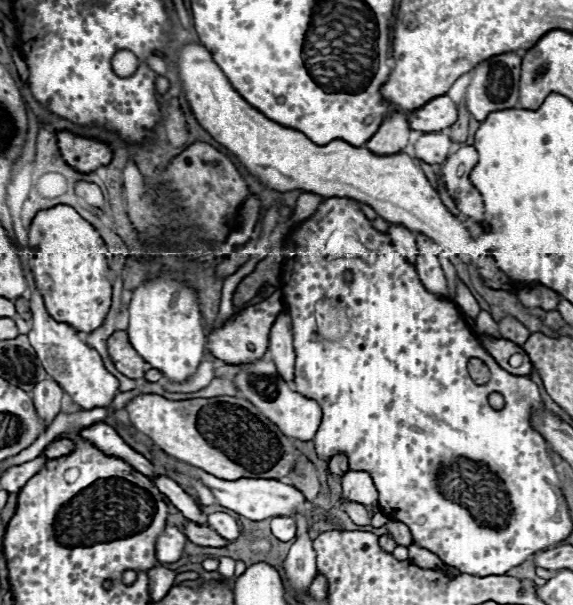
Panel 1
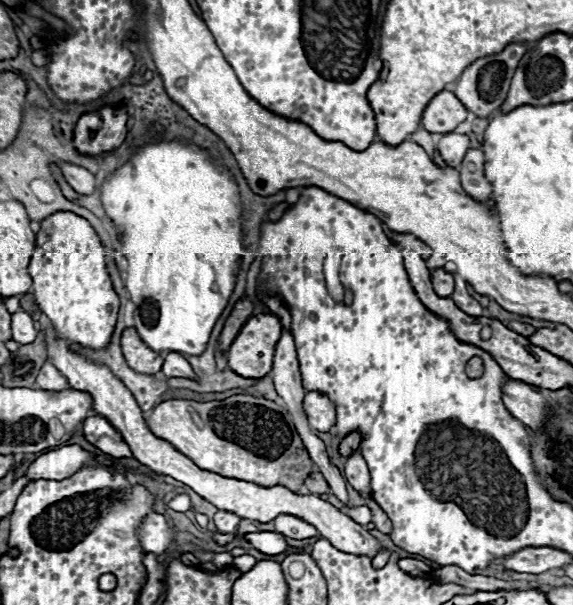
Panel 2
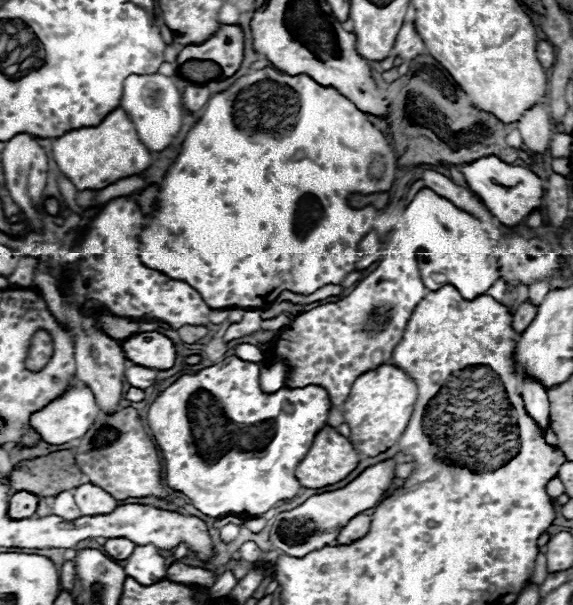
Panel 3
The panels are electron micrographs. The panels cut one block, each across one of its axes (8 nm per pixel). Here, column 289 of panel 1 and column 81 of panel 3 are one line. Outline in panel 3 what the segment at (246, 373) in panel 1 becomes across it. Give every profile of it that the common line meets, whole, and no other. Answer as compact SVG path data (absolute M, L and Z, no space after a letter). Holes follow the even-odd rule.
M74 380L74 384L70 388L66 388L56 400L46 404L42 410L34 412L28 422L30 422L30 428L34 432L38 432L38 436L46 444L66 444L70 440L82 438L98 414L100 414L100 406L98 406L92 390L84 384L80 384L78 380Z

